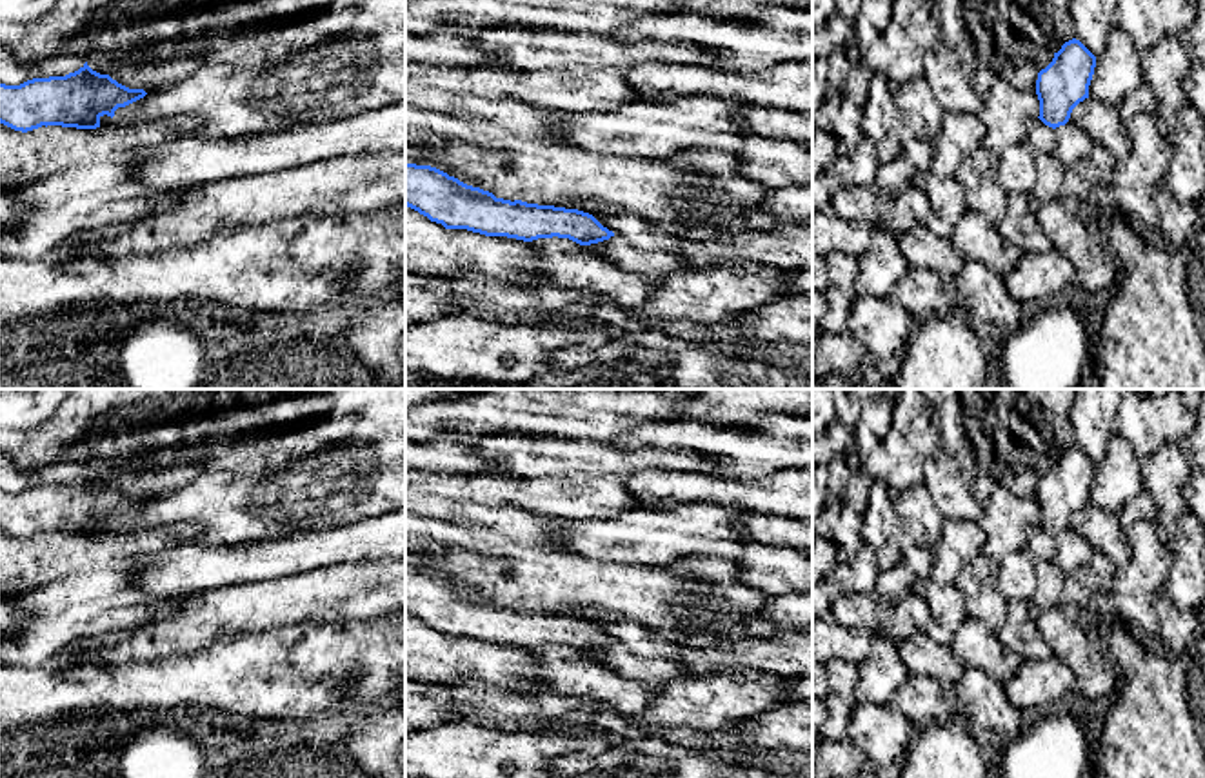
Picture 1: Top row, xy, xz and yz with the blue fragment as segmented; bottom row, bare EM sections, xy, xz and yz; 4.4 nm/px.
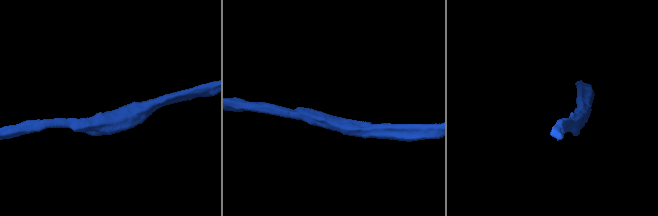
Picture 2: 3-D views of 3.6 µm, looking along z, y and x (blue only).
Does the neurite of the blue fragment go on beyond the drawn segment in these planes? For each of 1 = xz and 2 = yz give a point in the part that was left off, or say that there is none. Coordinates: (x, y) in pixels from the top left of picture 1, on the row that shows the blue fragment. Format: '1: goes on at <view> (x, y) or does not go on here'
1: does not go on here
2: does not go on here

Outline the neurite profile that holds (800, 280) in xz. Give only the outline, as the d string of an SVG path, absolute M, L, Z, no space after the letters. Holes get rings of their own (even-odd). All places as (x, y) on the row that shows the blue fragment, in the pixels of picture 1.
M812 267L789 271L789 294L812 296Z

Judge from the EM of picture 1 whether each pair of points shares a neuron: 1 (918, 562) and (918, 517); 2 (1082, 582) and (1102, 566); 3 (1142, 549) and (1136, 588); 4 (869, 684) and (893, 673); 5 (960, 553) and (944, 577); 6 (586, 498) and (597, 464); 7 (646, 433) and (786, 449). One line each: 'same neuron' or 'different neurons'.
1: different neurons
2: same neuron
3: same neuron
4: same neuron
5: same neuron
6: different neurons
7: same neuron

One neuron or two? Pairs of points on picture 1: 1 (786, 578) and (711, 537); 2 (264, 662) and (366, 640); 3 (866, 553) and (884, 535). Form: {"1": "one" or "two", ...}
{"1": "two", "2": "one", "3": "two"}

